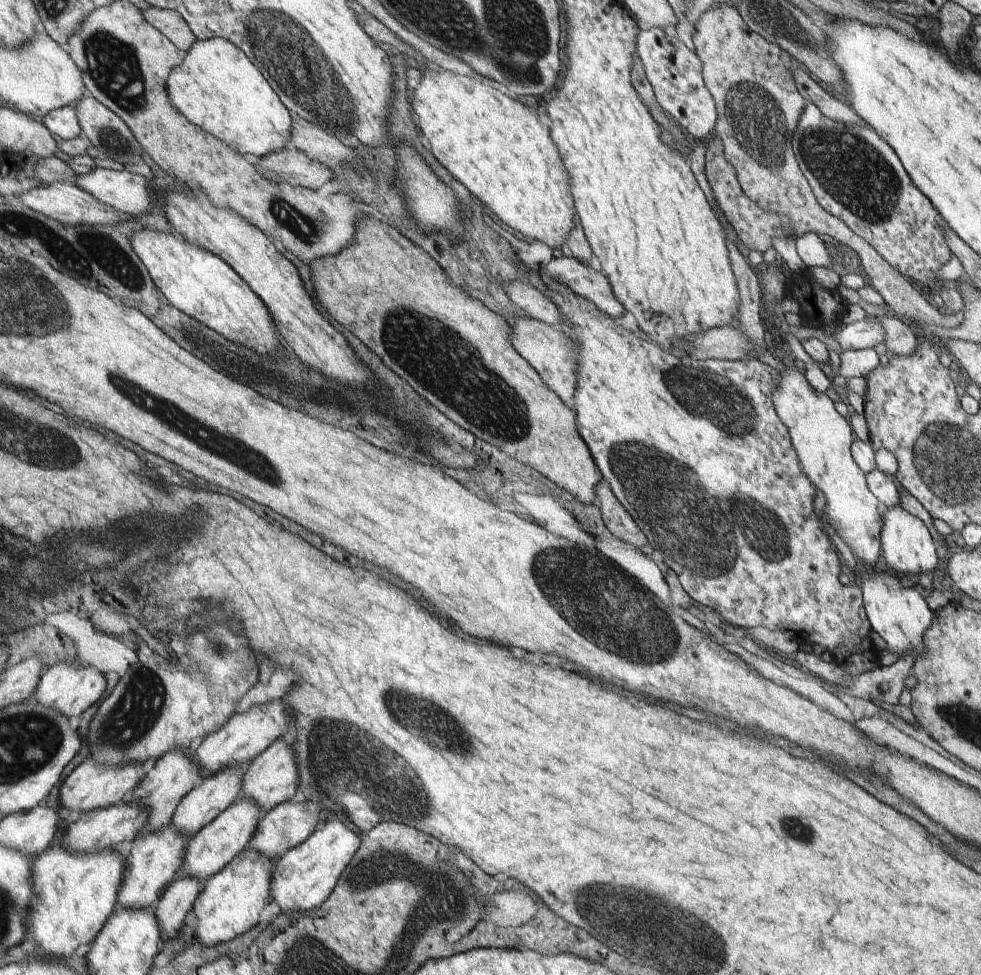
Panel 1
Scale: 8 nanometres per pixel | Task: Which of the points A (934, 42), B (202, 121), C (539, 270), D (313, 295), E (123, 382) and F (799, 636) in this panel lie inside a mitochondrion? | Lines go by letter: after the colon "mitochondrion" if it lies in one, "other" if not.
A: other
B: other
C: other
D: other
E: mitochondrion
F: other

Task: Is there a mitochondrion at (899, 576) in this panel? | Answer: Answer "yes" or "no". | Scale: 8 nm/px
no

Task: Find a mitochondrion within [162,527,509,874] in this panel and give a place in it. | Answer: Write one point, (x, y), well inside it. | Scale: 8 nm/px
(341, 761)

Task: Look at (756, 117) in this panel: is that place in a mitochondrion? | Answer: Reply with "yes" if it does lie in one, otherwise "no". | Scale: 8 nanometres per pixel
yes

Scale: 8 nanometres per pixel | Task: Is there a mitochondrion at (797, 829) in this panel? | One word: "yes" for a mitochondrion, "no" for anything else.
yes

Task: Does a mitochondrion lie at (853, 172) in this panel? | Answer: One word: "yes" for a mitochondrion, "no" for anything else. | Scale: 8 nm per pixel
yes

